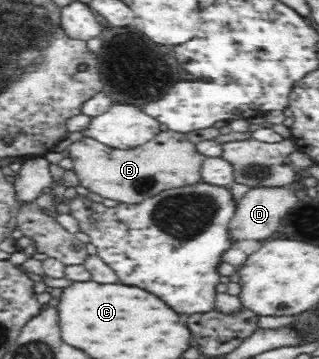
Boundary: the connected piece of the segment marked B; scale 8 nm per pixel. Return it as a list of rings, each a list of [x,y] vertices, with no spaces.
[[[166,131],[146,144],[128,150],[115,149],[96,139],[82,137],[68,145],[65,155],[74,163],[72,172],[81,186],[102,198],[124,204],[138,204],[163,190],[198,184],[201,182],[201,167],[205,159],[184,134]]]

